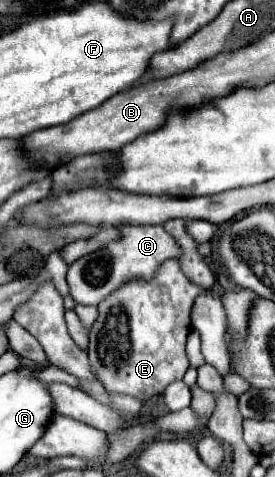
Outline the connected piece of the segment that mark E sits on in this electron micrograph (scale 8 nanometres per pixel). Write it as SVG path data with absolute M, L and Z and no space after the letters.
M166 260L152 280L134 278L98 304L100 314L90 328L88 354L106 390L148 400L162 394L170 382L182 380L188 370L184 346L190 332L190 308L198 294L208 290L194 286L182 274L178 260Z

